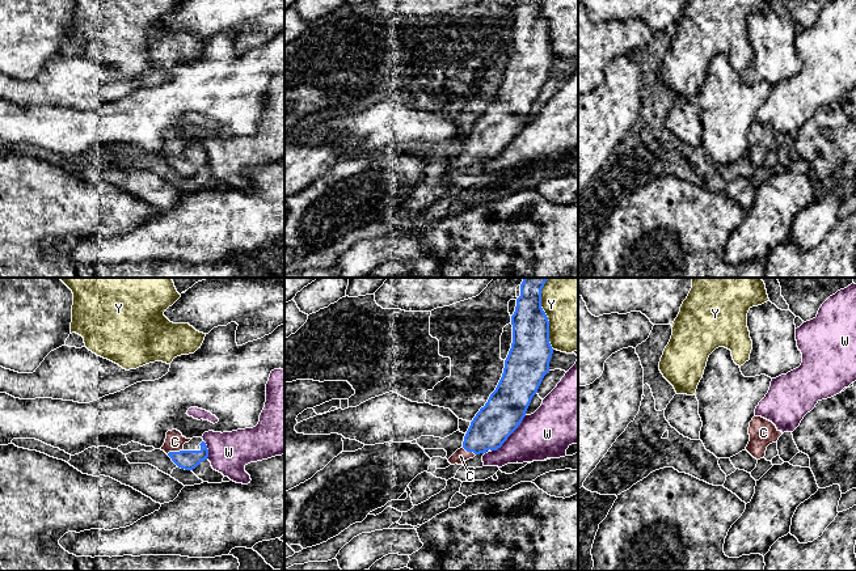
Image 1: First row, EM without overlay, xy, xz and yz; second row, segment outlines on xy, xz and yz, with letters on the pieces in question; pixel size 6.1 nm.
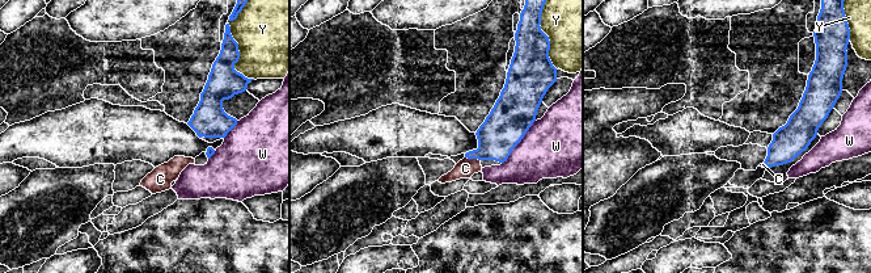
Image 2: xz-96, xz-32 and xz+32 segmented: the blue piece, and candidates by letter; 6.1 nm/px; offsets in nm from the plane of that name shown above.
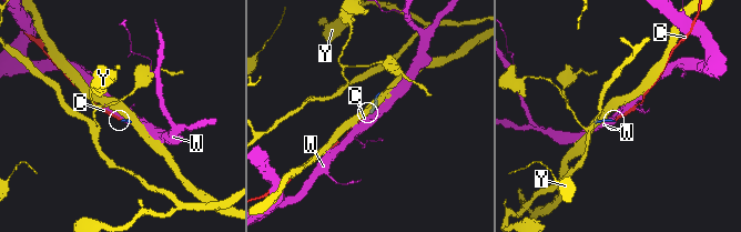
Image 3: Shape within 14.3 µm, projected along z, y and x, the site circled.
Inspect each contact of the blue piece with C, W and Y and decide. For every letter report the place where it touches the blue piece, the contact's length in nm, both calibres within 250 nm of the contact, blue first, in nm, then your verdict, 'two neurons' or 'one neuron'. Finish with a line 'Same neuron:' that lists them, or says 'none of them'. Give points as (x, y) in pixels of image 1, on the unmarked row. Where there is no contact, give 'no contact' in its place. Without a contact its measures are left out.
C: contact xy (175, 159); length 110 nm; calibres 120 and 120 nm; one neuron
W: contact xz (510, 140); length 300 nm; calibres 240 and 300 nm; two neurons
Y: contact xz (548, 28); length 360 nm; calibres 260 and 360 nm; two neurons
Same neuron: C

